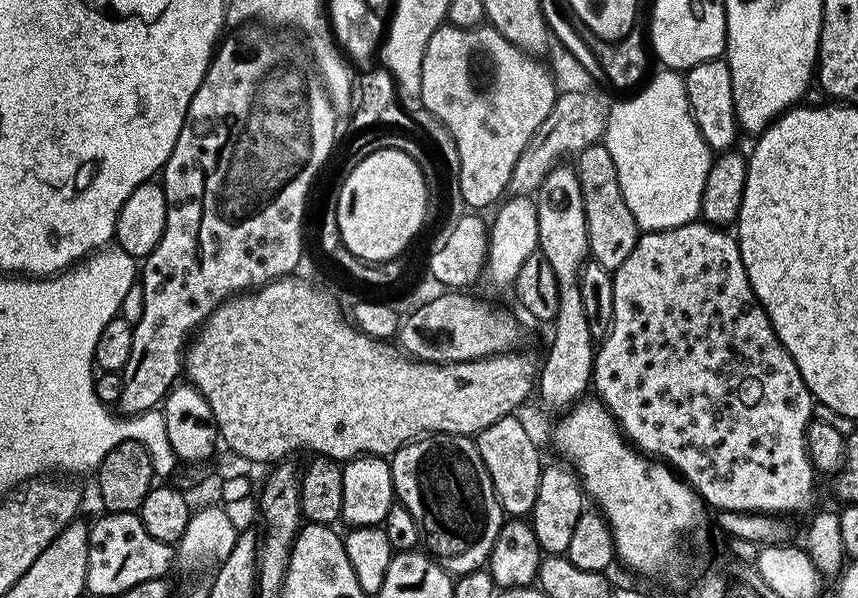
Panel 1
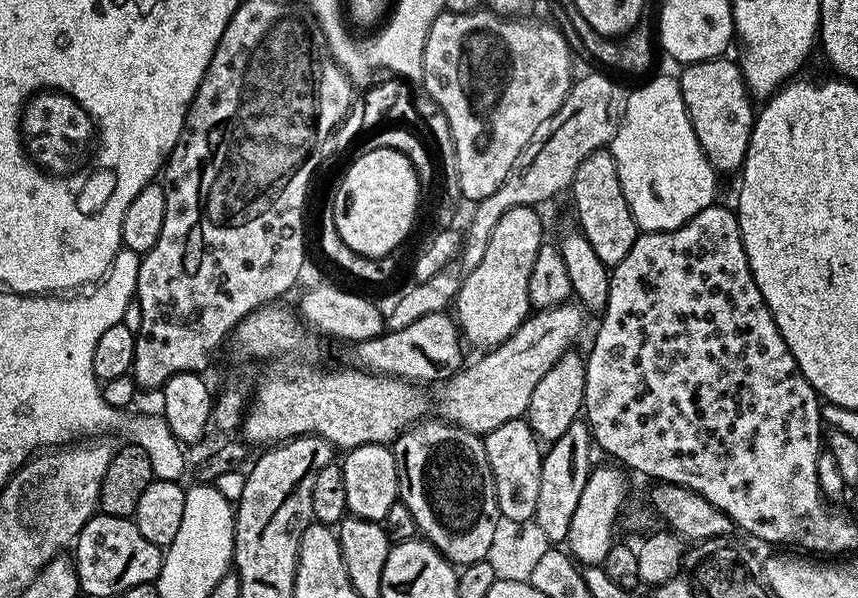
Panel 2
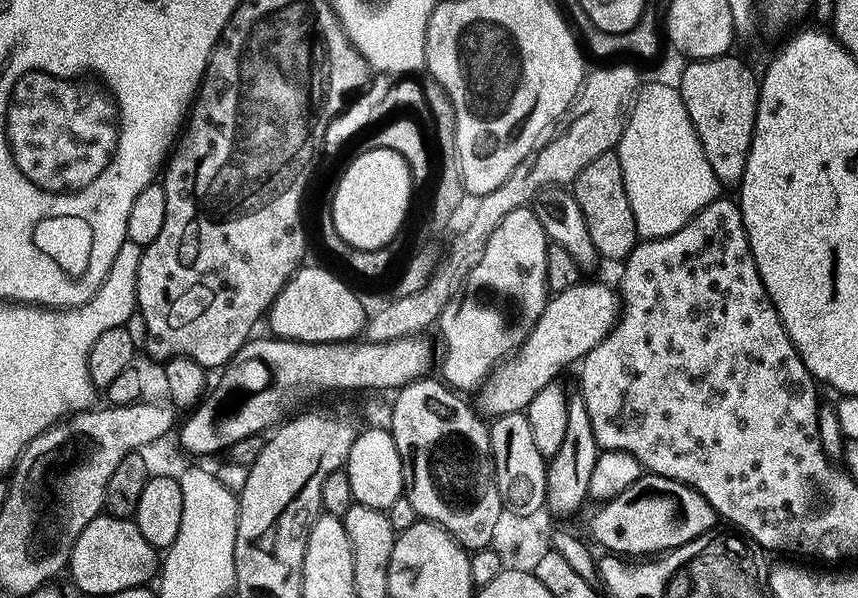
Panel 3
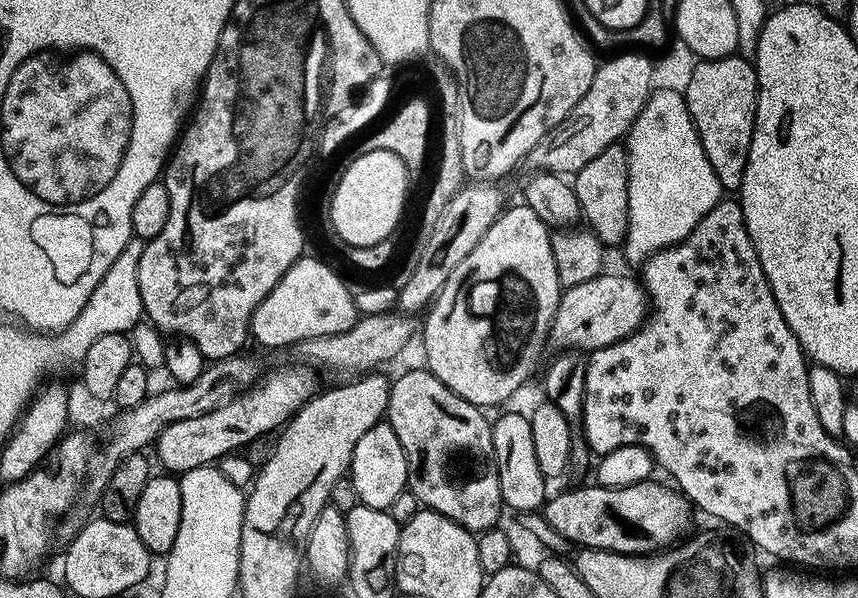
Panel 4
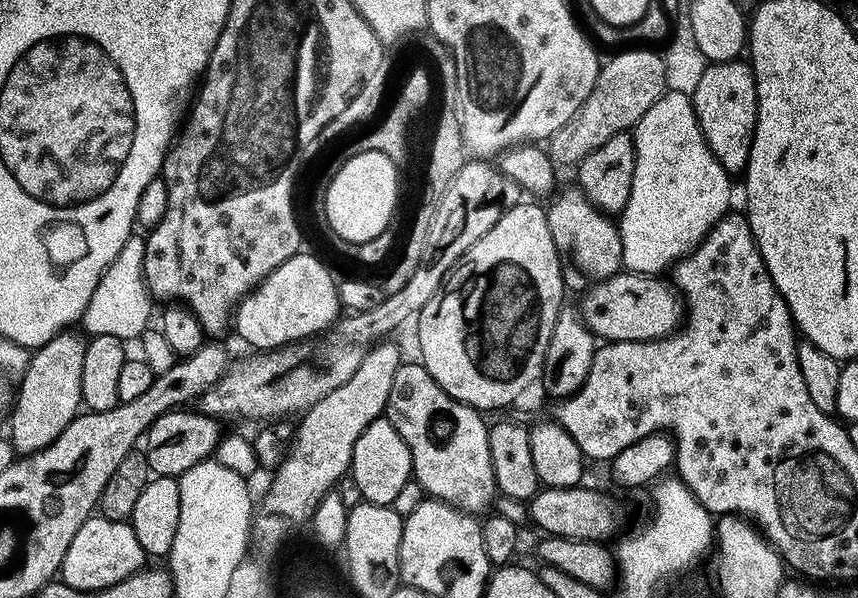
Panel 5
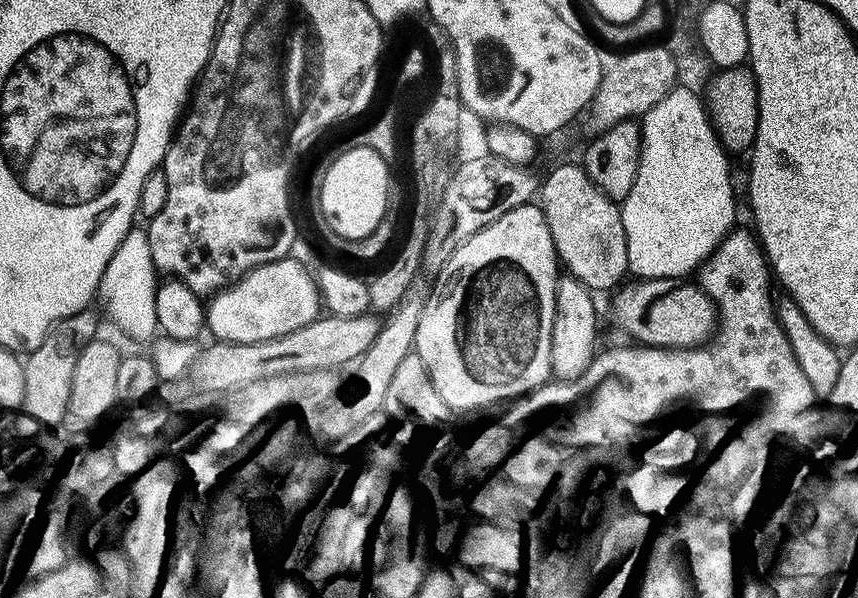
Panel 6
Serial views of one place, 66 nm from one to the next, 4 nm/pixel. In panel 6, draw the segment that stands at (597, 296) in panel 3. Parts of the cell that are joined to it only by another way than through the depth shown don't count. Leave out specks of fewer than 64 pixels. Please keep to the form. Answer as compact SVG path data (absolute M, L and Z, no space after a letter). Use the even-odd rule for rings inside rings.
M640 278L632 282L636 284L625 283L612 300L613 322L625 328L636 339L633 341L649 348L695 348L697 344L705 343L718 328L716 306L700 289L699 283L692 281L691 284L690 281L688 278Z

